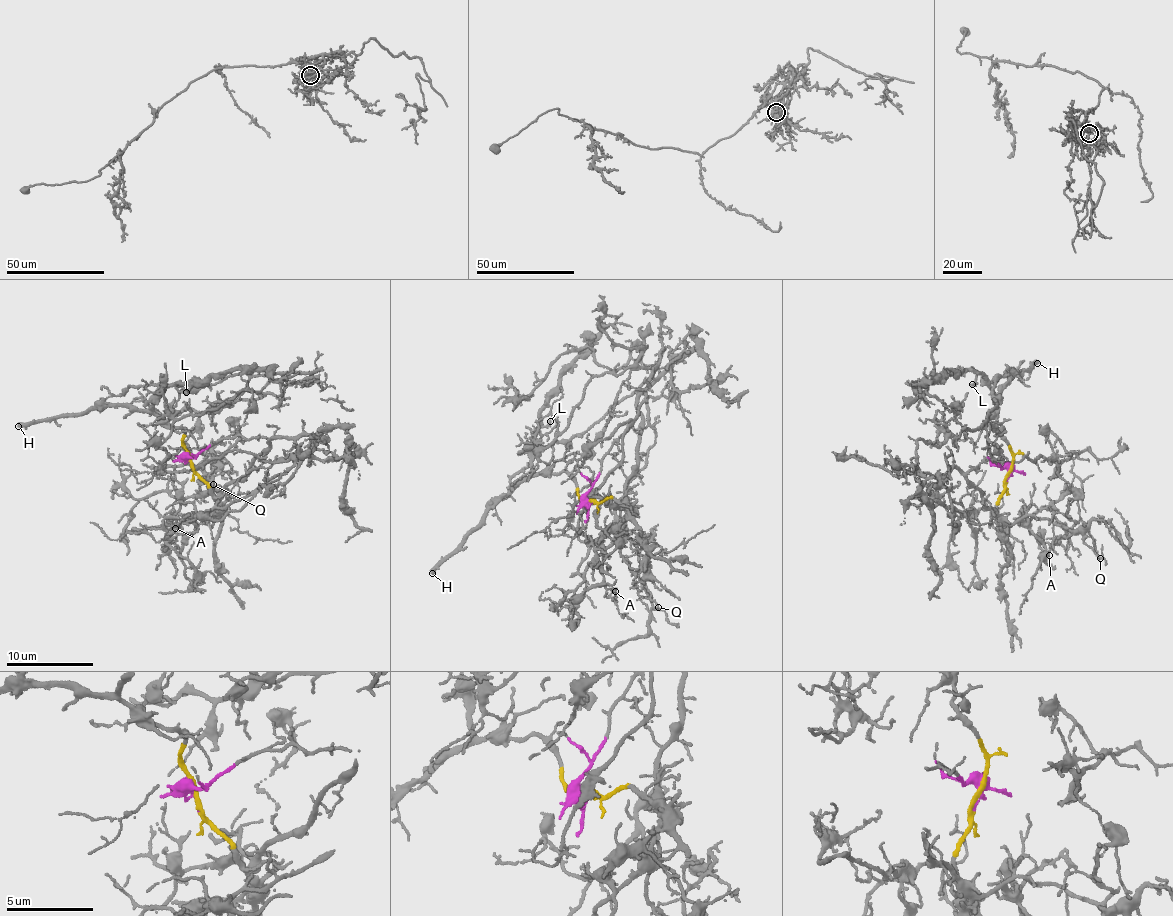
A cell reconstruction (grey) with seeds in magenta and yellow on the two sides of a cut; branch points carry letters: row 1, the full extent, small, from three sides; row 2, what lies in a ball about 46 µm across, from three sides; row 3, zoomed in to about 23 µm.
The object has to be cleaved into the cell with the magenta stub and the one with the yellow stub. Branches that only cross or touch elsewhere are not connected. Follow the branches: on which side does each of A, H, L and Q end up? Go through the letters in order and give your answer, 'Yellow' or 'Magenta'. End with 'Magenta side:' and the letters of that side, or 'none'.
A: Magenta
H: Yellow
L: Yellow
Q: Magenta
Magenta side: A, Q

